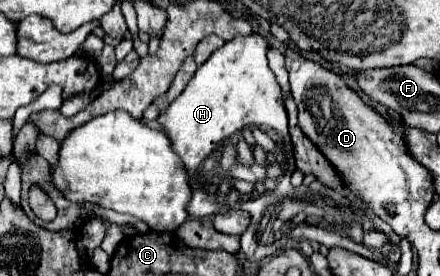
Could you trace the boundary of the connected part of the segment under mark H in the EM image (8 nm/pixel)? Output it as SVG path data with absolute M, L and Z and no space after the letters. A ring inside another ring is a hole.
M258 33L238 35L230 41L226 41L220 49L216 49L210 55L210 59L204 65L198 67L198 71L194 73L194 77L190 79L186 89L180 93L180 97L176 97L172 101L172 105L168 107L168 111L160 115L160 123L166 127L166 133L172 139L176 153L184 161L184 167L188 167L190 171L196 169L196 165L200 165L214 151L214 147L218 145L218 137L220 139L230 137L232 133L240 131L247 125L258 125L260 129L272 127L272 129L280 131L282 141L290 141L286 107L284 107L284 99L282 99L280 85L276 81L276 75L272 73L272 69L268 65L268 57L266 57L268 49L270 49L268 39Z

